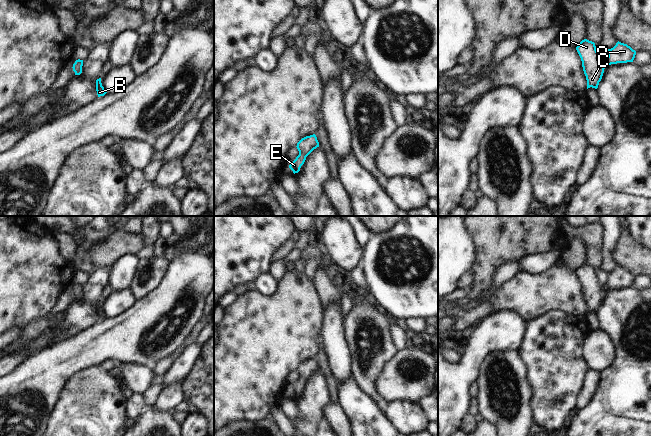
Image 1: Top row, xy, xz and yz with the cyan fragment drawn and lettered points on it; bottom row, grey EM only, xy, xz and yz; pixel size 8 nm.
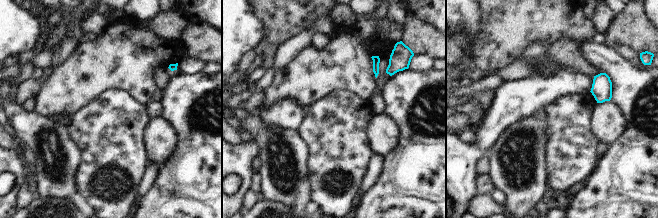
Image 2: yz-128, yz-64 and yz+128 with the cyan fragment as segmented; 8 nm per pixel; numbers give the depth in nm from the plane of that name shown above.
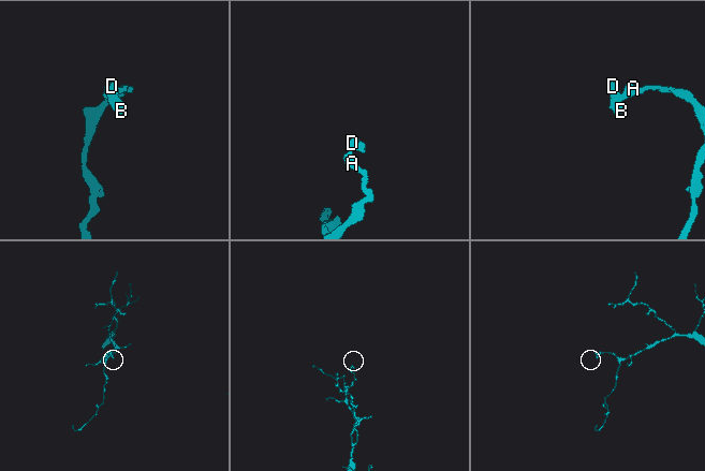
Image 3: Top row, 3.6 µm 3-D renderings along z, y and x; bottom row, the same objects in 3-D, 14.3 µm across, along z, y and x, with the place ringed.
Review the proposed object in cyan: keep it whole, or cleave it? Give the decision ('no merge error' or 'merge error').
no merge error

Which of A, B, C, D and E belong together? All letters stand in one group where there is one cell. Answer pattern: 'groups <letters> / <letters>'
groups A B C D E

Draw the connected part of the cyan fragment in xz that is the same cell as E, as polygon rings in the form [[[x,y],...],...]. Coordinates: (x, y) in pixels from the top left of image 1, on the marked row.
[[[315,134],[306,136],[302,138],[297,143],[297,149],[299,151],[299,155],[296,159],[289,165],[289,168],[293,171],[293,173],[298,173],[300,171],[301,166],[304,164],[306,157],[317,147],[319,147],[319,142]]]

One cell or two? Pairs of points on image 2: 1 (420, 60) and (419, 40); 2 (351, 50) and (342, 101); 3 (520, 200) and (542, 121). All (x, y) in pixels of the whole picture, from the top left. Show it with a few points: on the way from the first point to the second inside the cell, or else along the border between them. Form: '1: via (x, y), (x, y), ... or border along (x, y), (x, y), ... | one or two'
1: border along (414, 54), (429, 53), (433, 57) | two
2: border along (322, 96), (335, 89), (348, 89), (366, 98) | two
3: via (535, 180), (536, 141) | one

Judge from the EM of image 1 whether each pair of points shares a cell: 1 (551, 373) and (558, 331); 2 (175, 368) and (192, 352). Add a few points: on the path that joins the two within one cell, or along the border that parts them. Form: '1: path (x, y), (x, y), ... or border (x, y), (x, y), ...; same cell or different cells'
1: path (554, 363), (554, 341); same cell
2: path (179, 365), (188, 356); same cell

